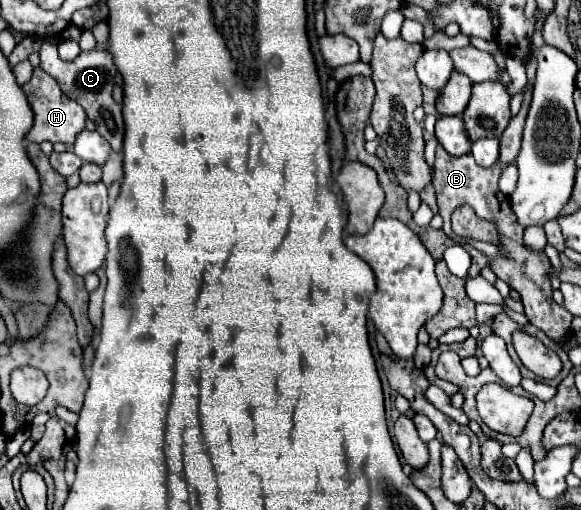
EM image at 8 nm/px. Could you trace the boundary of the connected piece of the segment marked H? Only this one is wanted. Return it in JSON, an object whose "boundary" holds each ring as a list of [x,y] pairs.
{"boundary":[[[39,68],[33,70],[33,76],[23,86],[23,90],[25,90],[27,98],[29,98],[29,104],[31,104],[33,112],[35,112],[35,122],[33,122],[33,128],[27,132],[27,140],[37,142],[37,144],[41,144],[43,140],[73,144],[75,136],[85,128],[85,118],[87,118],[85,110],[59,90],[55,78],[51,78],[49,74],[45,74]]]}

